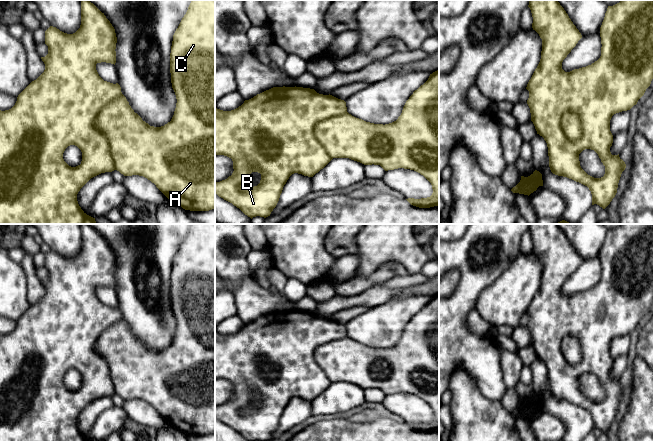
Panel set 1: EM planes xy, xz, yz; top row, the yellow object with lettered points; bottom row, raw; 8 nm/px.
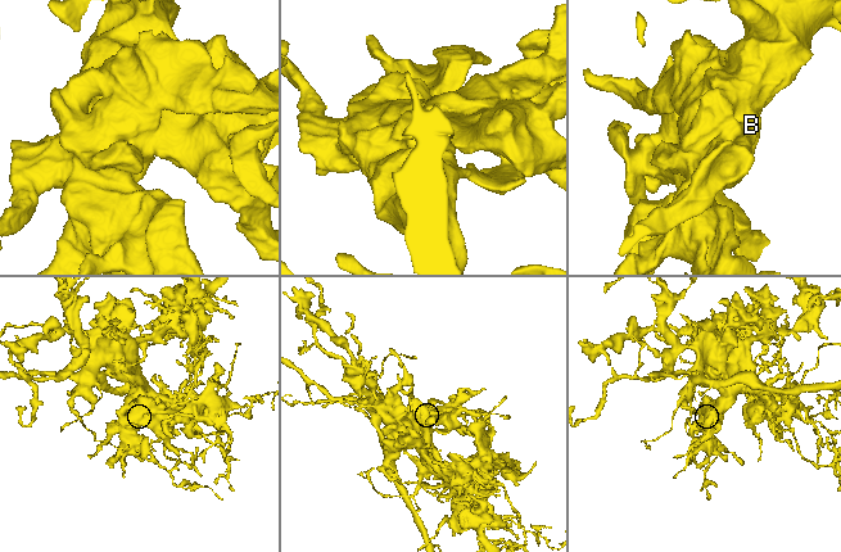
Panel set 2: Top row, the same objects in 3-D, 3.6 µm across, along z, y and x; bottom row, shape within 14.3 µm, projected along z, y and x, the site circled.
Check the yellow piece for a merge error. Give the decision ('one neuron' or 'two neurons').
one neuron

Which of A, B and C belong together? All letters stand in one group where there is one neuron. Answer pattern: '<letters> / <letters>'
A B C

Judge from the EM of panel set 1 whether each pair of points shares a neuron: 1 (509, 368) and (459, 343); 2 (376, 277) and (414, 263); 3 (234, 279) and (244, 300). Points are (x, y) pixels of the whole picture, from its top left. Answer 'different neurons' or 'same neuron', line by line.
1: different neurons
2: different neurons
3: different neurons

